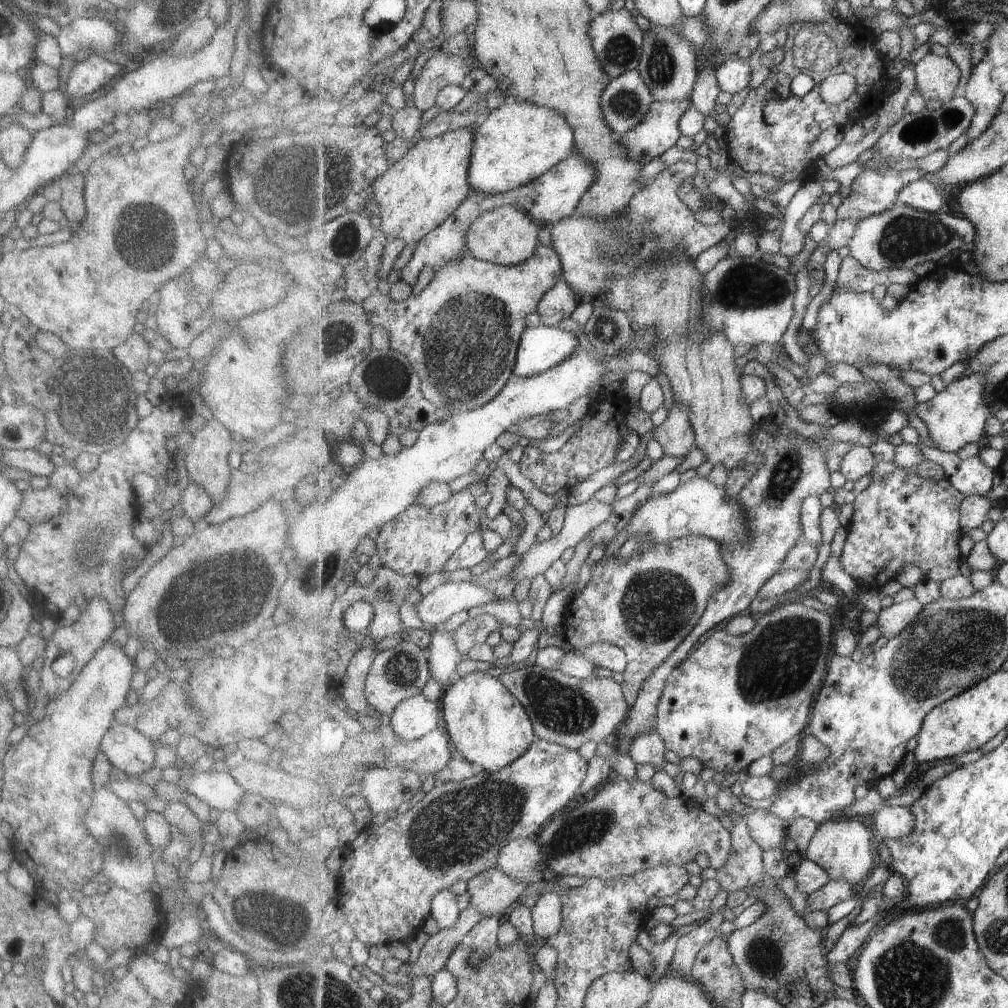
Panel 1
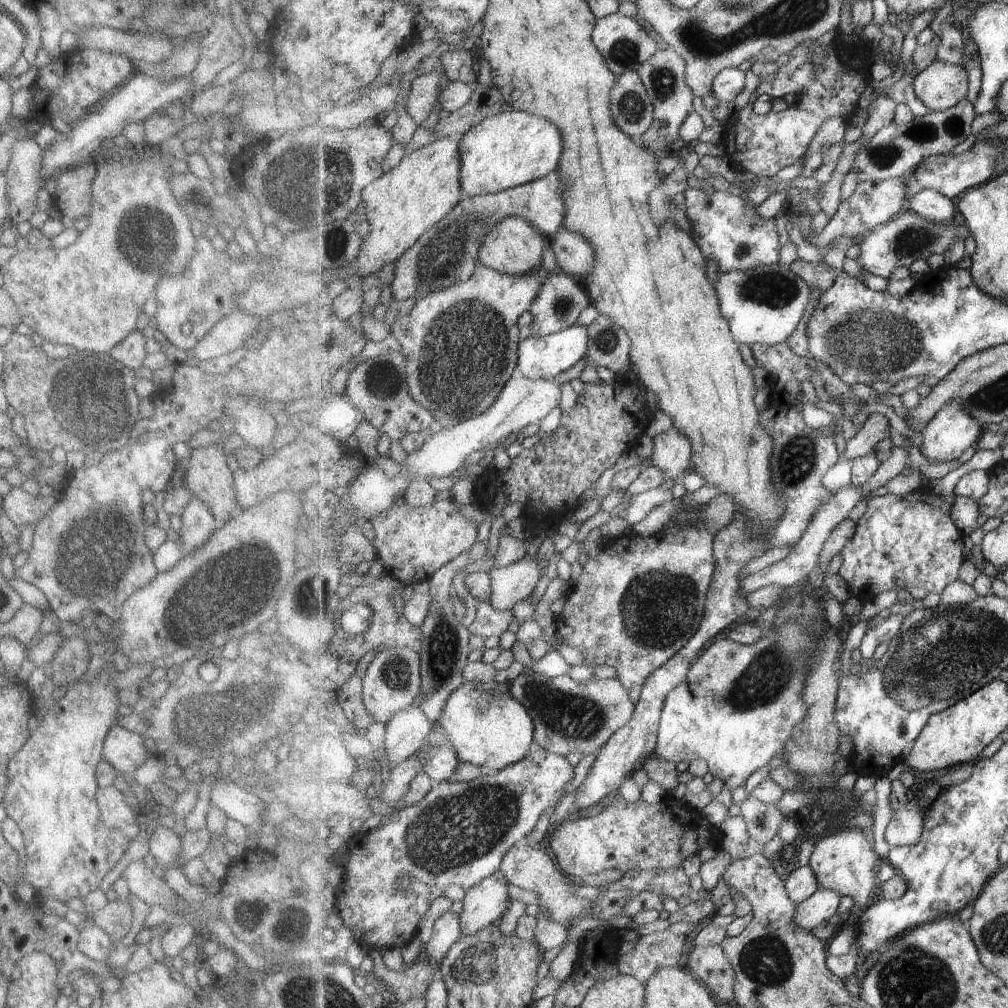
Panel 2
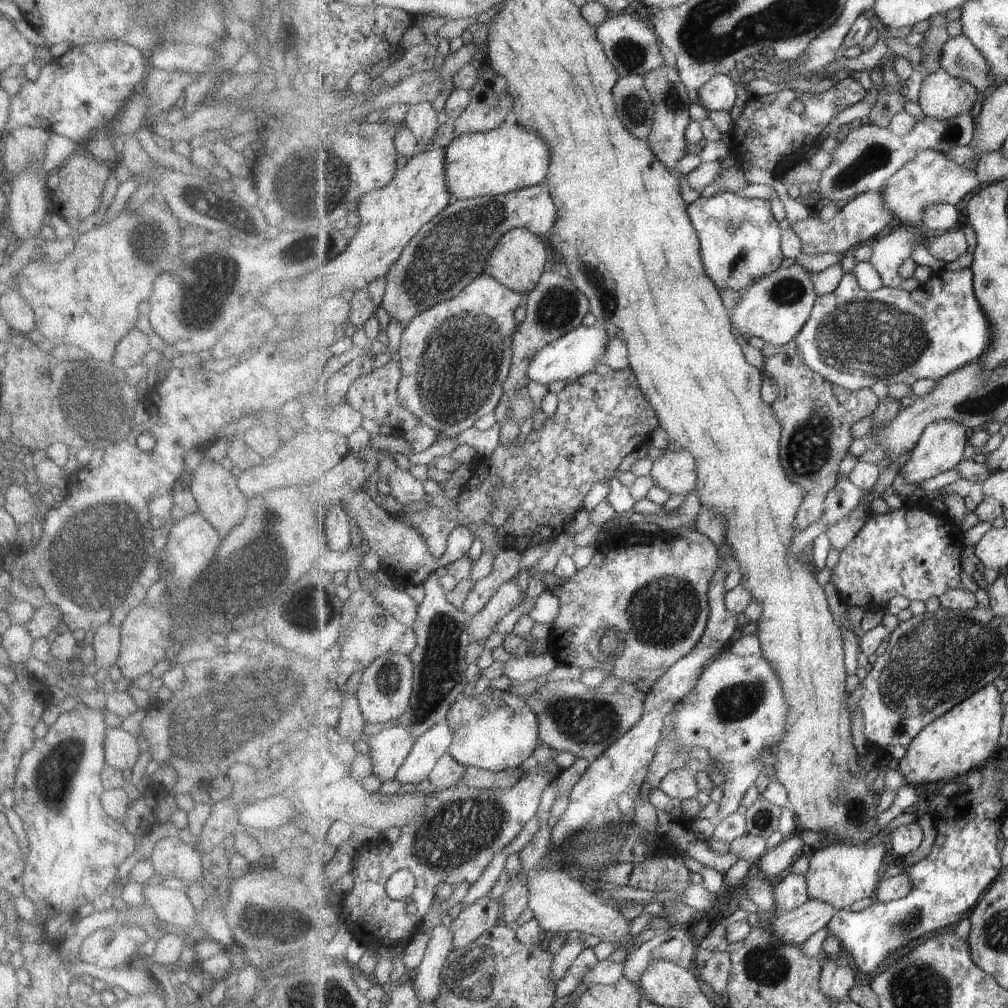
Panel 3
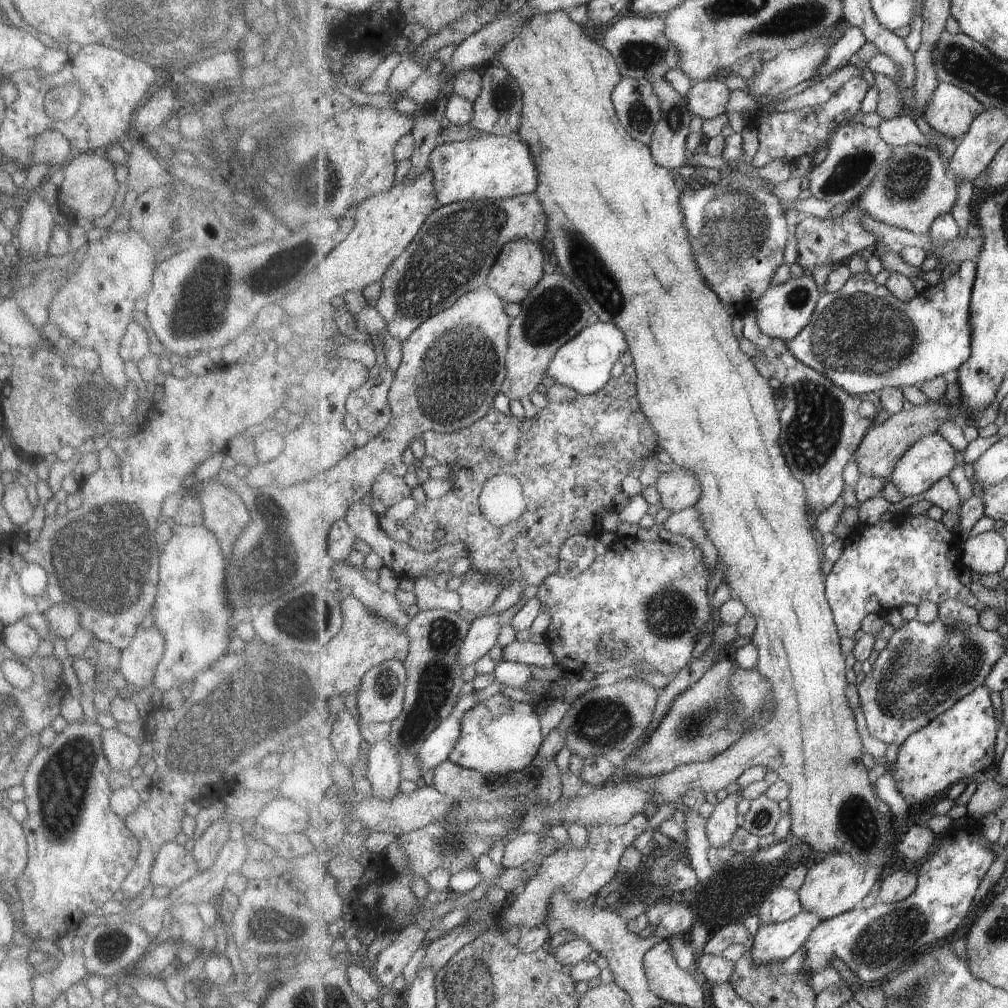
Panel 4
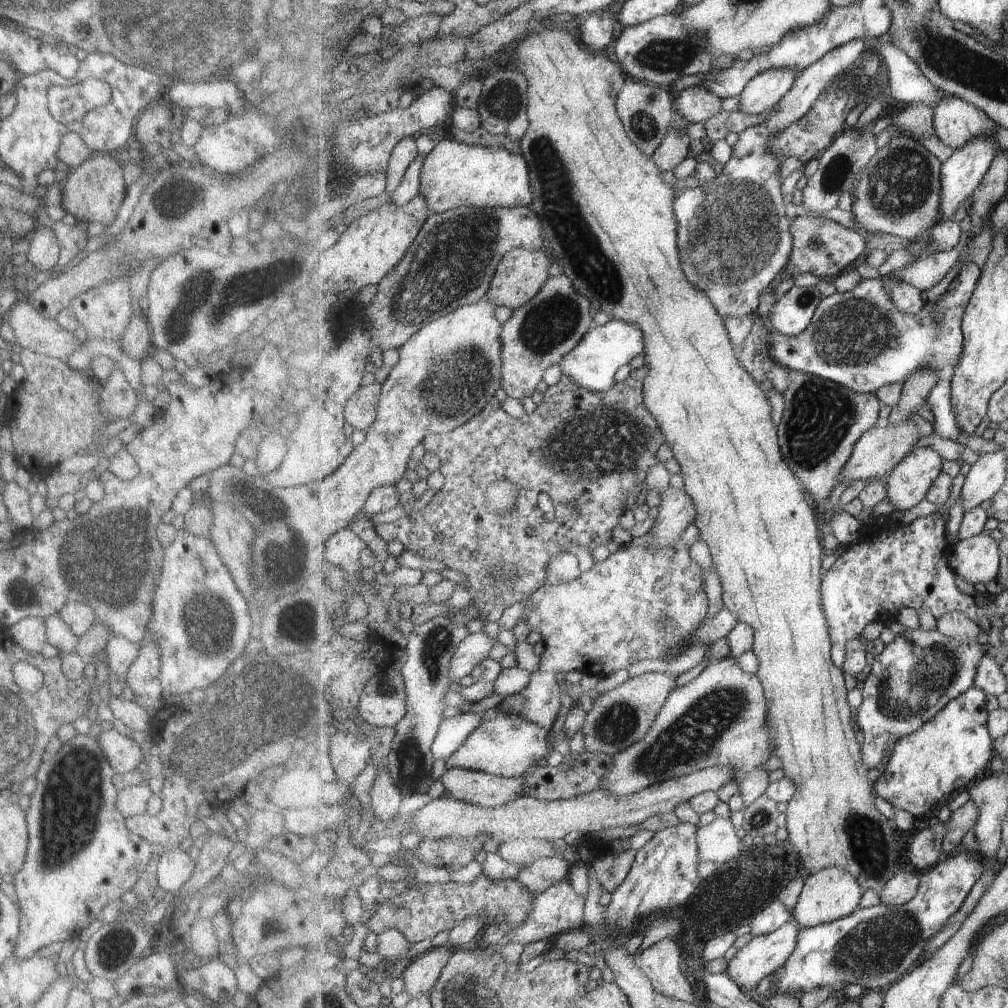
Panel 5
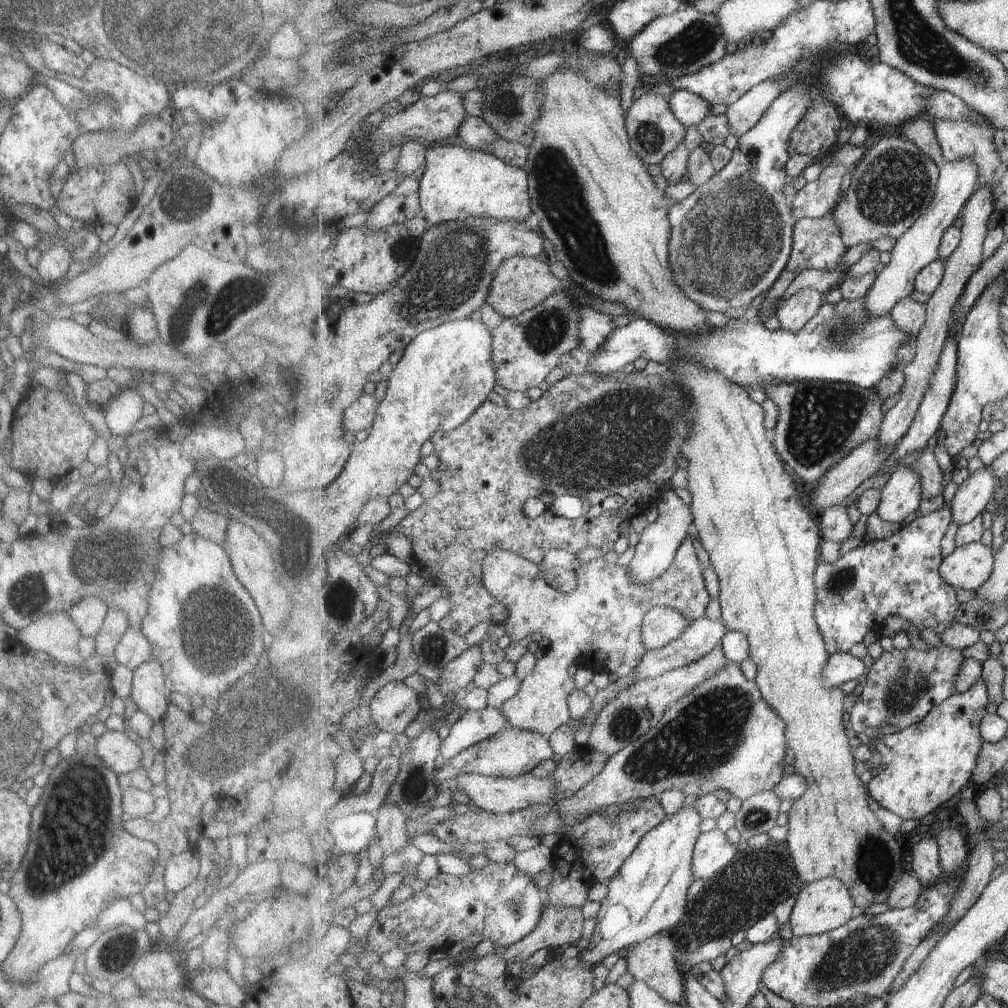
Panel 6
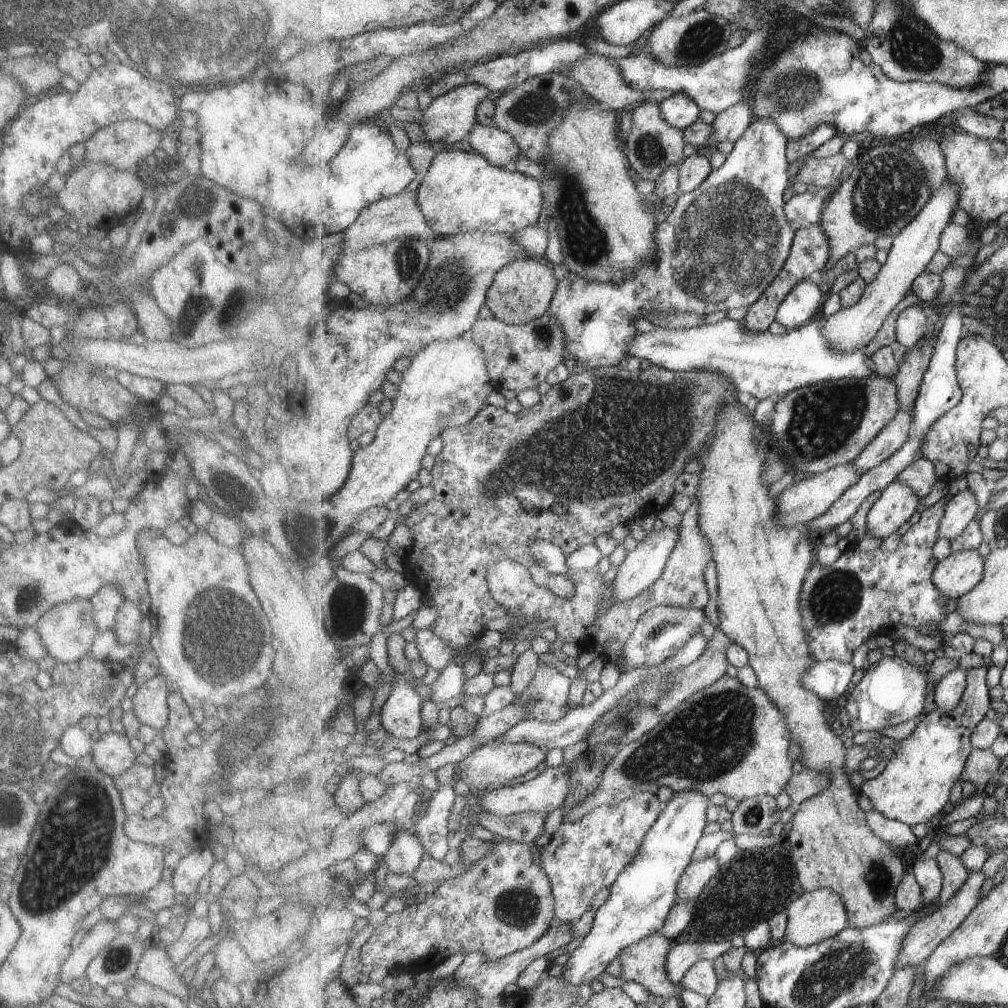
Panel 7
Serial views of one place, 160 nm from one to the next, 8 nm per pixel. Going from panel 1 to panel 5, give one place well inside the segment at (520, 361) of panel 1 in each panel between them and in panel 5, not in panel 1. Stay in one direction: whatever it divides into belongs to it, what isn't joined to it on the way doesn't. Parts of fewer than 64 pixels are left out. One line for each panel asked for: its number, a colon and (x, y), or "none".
2: (544, 357)
3: (576, 354)
4: (585, 363)
5: (593, 364)

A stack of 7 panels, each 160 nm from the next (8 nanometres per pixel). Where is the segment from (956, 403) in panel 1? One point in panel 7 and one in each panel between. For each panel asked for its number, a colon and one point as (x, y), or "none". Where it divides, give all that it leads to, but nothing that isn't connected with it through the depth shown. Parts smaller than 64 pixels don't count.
2: (953, 430)
3: (941, 447)
4: (931, 459)
5: (909, 483)
6: (901, 496)
7: (899, 502)

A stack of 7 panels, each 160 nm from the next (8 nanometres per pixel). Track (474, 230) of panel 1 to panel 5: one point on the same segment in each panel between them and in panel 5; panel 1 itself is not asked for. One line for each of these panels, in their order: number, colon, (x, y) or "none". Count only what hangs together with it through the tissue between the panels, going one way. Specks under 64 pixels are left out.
2: (515, 246)
3: (518, 261)
4: (519, 268)
5: (523, 272)

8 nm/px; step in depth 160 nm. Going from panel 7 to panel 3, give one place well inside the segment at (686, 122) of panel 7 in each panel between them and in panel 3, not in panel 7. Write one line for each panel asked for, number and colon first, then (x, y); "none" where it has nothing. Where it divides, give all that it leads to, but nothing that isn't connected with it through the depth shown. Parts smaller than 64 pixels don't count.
3: (720, 93)
4: (708, 99)
5: (697, 104)
6: (691, 109)

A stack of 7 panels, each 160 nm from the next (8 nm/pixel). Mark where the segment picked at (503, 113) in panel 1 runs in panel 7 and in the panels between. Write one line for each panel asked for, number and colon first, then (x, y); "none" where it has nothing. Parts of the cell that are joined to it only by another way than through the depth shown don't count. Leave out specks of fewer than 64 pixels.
2: (513, 148)
3: (510, 158)
4: (493, 167)
5: (454, 175)
6: (458, 183)
7: (462, 191)

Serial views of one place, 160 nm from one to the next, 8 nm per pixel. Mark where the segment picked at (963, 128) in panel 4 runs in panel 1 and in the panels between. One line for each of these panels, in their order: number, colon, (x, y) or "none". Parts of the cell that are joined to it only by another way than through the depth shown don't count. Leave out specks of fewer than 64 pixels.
1: (937, 78)
2: (940, 86)
3: (943, 96)

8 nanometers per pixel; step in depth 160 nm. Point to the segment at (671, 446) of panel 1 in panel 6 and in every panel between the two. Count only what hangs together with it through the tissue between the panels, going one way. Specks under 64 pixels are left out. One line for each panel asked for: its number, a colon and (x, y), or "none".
2: (672, 452)
3: (676, 472)
4: (679, 489)
5: (677, 511)
6: (657, 547)

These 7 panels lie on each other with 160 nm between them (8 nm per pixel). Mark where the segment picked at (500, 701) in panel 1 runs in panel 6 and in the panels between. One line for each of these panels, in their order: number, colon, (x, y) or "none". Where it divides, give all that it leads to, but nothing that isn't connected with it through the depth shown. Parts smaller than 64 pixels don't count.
2: (488, 726)
3: (496, 730)
4: (498, 735)
5: (507, 745)
6: (513, 752)

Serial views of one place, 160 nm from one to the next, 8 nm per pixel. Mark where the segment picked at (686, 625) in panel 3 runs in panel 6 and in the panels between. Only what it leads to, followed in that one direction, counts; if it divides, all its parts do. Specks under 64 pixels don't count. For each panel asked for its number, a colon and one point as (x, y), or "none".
4: (644, 602)
5: (638, 604)
6: (599, 626)

